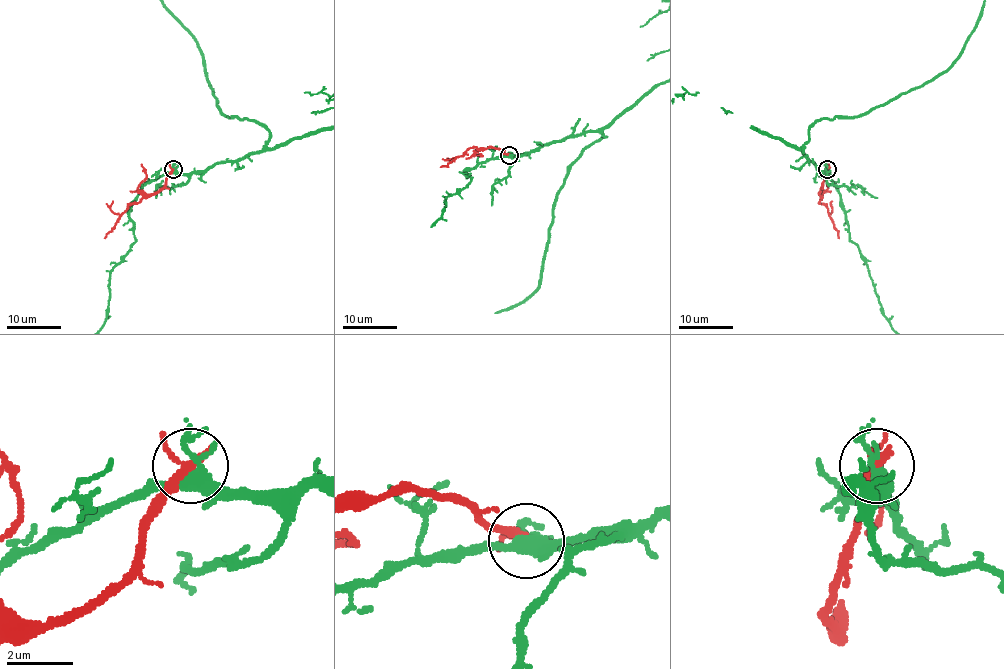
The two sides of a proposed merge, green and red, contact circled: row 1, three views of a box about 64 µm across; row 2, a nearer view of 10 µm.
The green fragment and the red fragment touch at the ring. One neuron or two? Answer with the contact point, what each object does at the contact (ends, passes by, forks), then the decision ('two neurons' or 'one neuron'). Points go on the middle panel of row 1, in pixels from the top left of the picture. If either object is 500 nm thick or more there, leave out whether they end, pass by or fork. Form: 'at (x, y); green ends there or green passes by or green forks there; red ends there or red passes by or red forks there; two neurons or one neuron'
at (509, 155); green forks there; red passes by; two neurons

